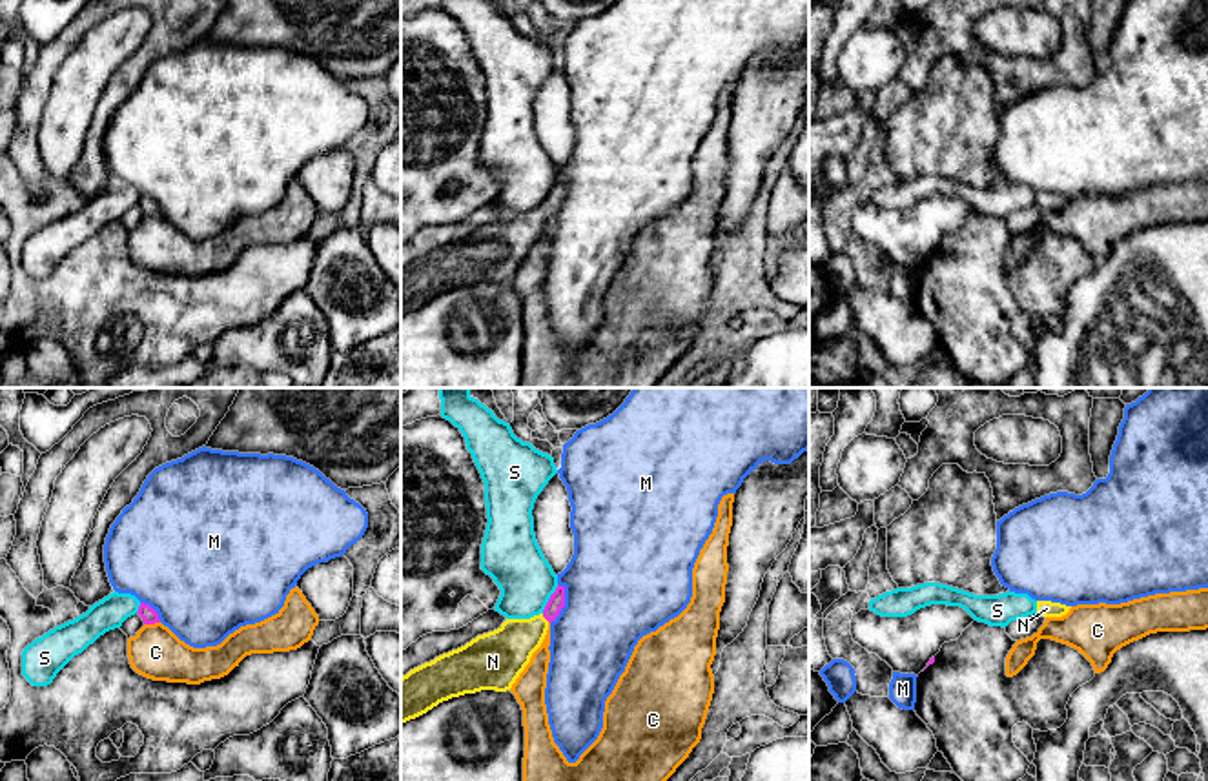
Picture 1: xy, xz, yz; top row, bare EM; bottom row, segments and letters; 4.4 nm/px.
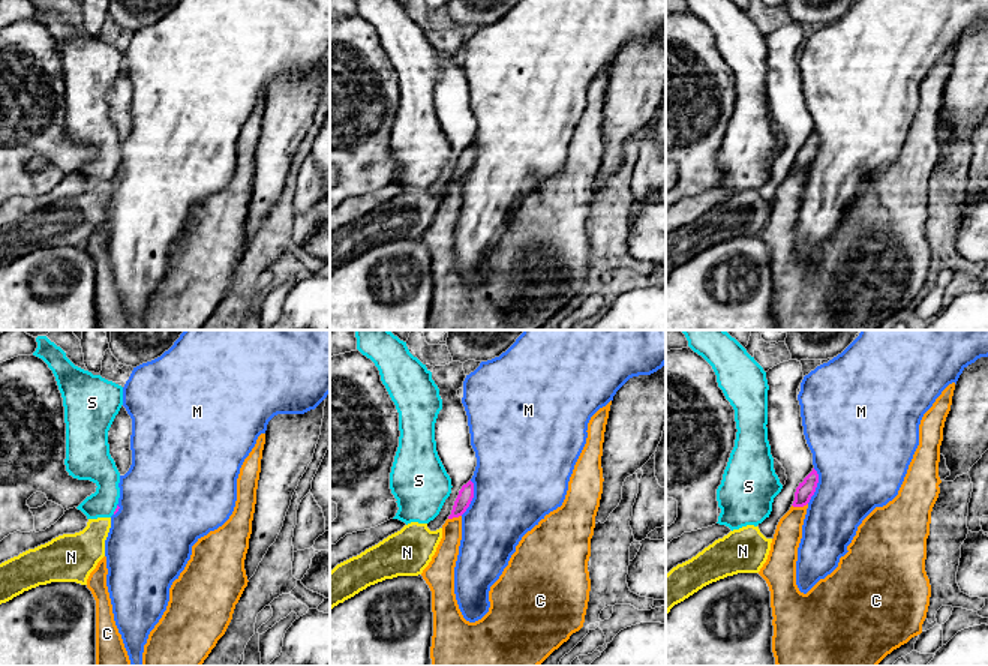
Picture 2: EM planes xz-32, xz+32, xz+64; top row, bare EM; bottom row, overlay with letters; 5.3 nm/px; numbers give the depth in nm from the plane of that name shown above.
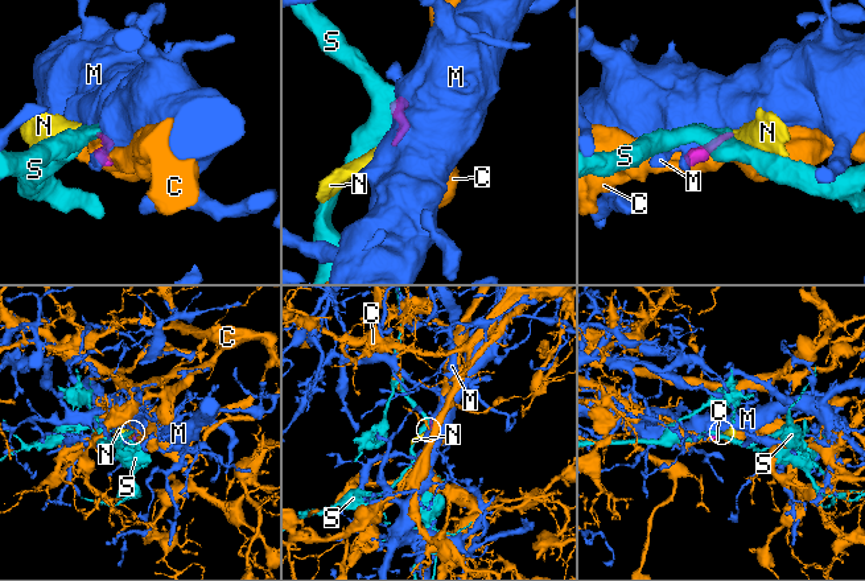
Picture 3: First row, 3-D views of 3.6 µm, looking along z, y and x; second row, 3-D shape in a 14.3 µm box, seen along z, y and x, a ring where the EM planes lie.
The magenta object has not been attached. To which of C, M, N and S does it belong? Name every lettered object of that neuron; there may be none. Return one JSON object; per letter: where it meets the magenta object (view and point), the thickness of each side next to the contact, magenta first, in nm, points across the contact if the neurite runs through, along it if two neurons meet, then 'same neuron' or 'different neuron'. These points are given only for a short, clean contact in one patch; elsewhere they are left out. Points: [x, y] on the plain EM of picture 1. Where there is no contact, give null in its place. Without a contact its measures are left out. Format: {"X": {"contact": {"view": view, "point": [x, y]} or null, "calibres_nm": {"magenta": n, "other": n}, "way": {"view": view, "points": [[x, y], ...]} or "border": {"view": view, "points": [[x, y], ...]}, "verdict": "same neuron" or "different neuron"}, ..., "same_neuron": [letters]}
{"C": {"contact": {"view": "xy", "point": [152, 215]}, "calibres_nm": {"magenta": 70, "other": 240}, "verdict": "different neuron"}, "M": {"contact": {"view": "xz", "point": [563, 195]}, "calibres_nm": {"magenta": 70, "other": 480}, "verdict": "different neuron"}, "N": {"contact": {"view": "xz", "point": [545, 210]}, "calibres_nm": {"magenta": 70, "other": 220}, "way": {"view": "xz", "points": [[556, 193], [545, 210], [501, 246]]}, "verdict": "same neuron"}, "S": {"contact": {"view": "xz", "point": [549, 192]}, "calibres_nm": {"magenta": 70, "other": 260}, "border": {"view": "xz", "points": [[558, 177], [542, 204]]}, "verdict": "different neuron"}, "same_neuron": ["N"]}

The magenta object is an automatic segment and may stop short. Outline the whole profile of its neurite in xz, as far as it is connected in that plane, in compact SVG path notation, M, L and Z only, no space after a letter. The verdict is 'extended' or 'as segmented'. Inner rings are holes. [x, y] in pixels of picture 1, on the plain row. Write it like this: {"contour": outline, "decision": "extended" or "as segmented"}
{"contour": "M558 177L539 208L507 211L497 222L410 262L401 269L401 317L452 289L510 282L563 198L565 178Z", "decision": "extended"}

